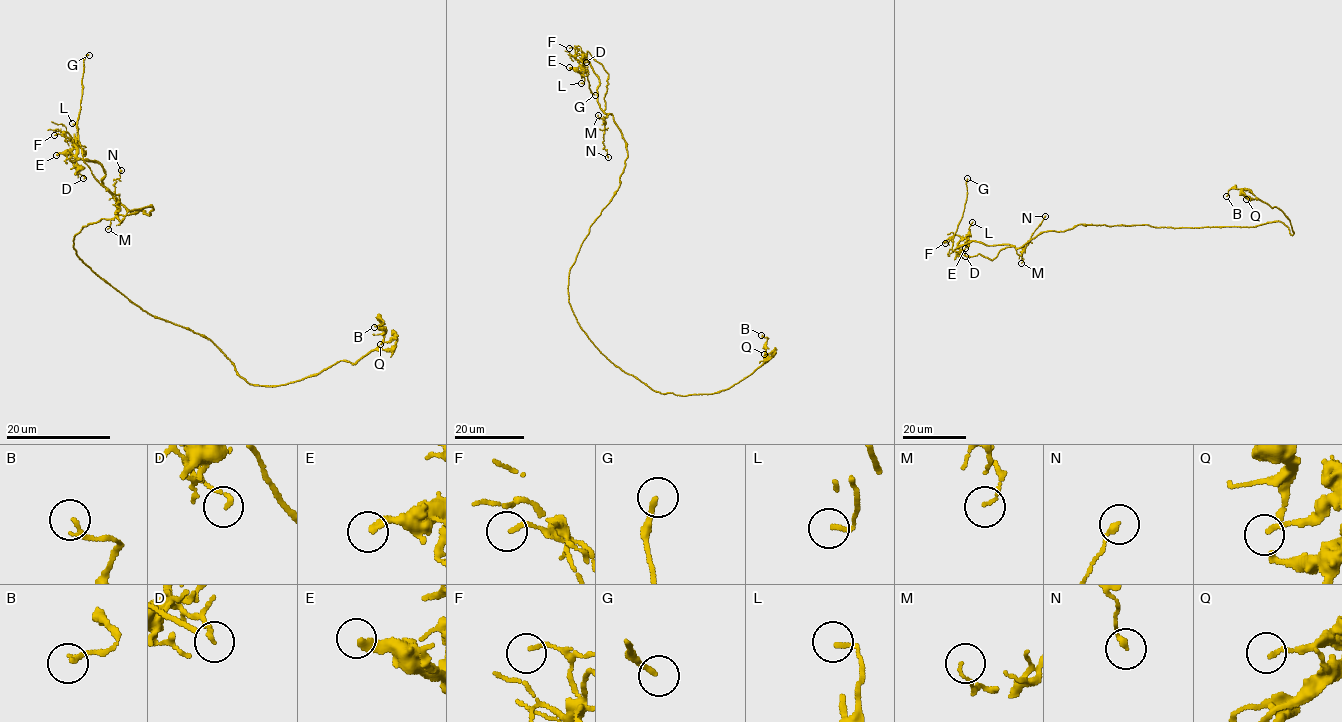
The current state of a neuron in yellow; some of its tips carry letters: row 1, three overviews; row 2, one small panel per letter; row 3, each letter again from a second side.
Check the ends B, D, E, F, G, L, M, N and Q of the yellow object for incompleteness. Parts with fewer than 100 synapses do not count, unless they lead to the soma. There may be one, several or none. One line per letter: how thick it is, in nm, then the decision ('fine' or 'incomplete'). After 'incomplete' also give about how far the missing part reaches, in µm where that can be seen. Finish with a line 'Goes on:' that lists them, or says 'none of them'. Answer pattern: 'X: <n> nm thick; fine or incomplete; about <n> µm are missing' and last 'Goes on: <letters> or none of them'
B: 160 nm thick; fine
D: 160 nm thick; fine
E: 300 nm thick; fine
F: 130 nm thick; fine
G: 190 nm thick; incomplete; about 3 µm are missing
L: 150 nm thick; fine
M: 90 nm thick; fine
N: 200 nm thick; fine
Q: 180 nm thick; fine
Goes on: G

